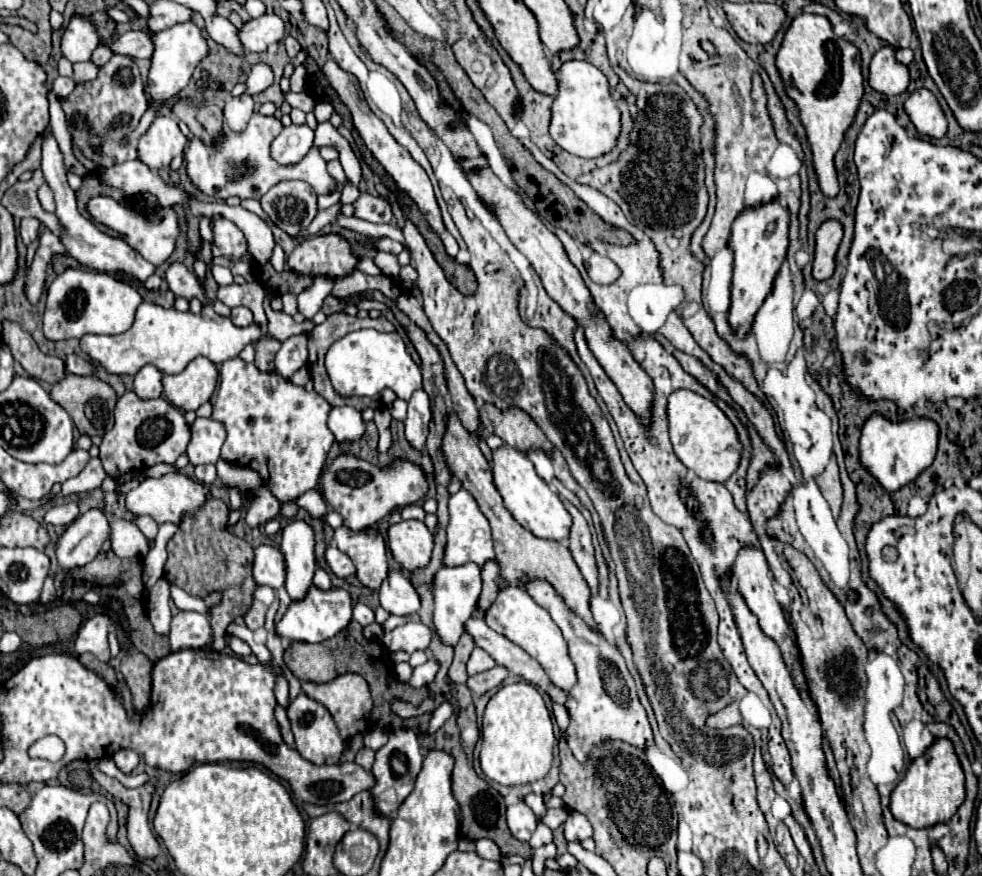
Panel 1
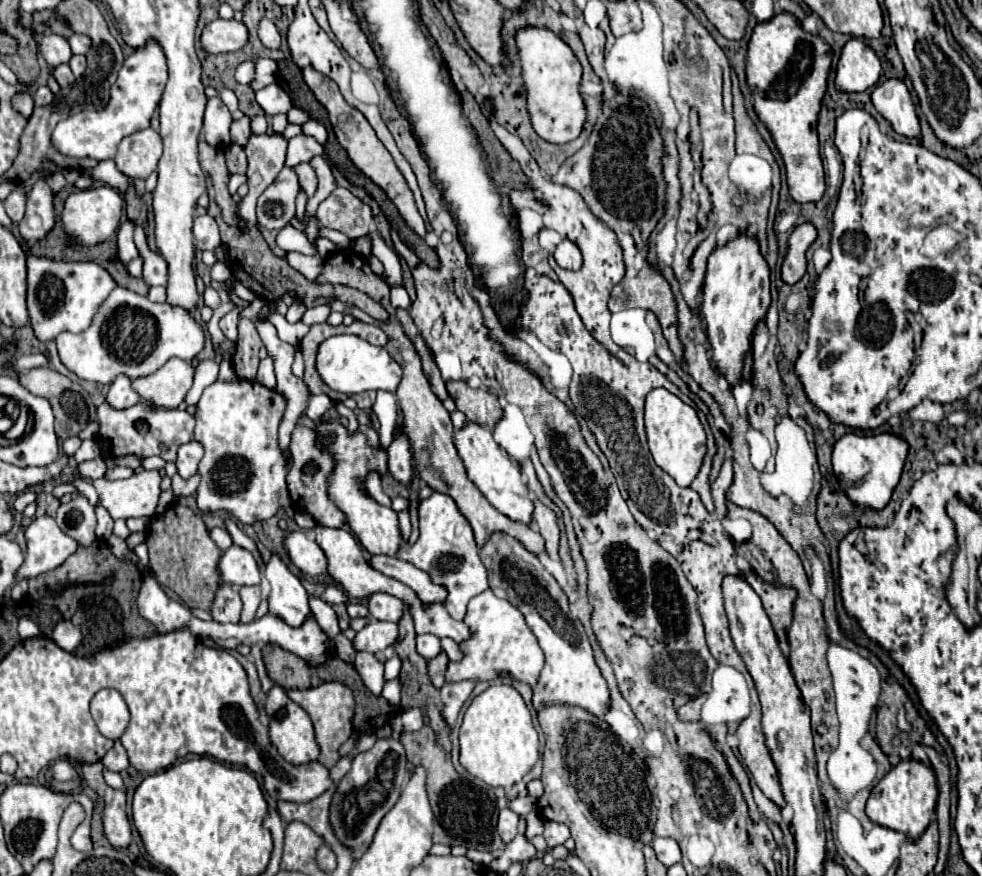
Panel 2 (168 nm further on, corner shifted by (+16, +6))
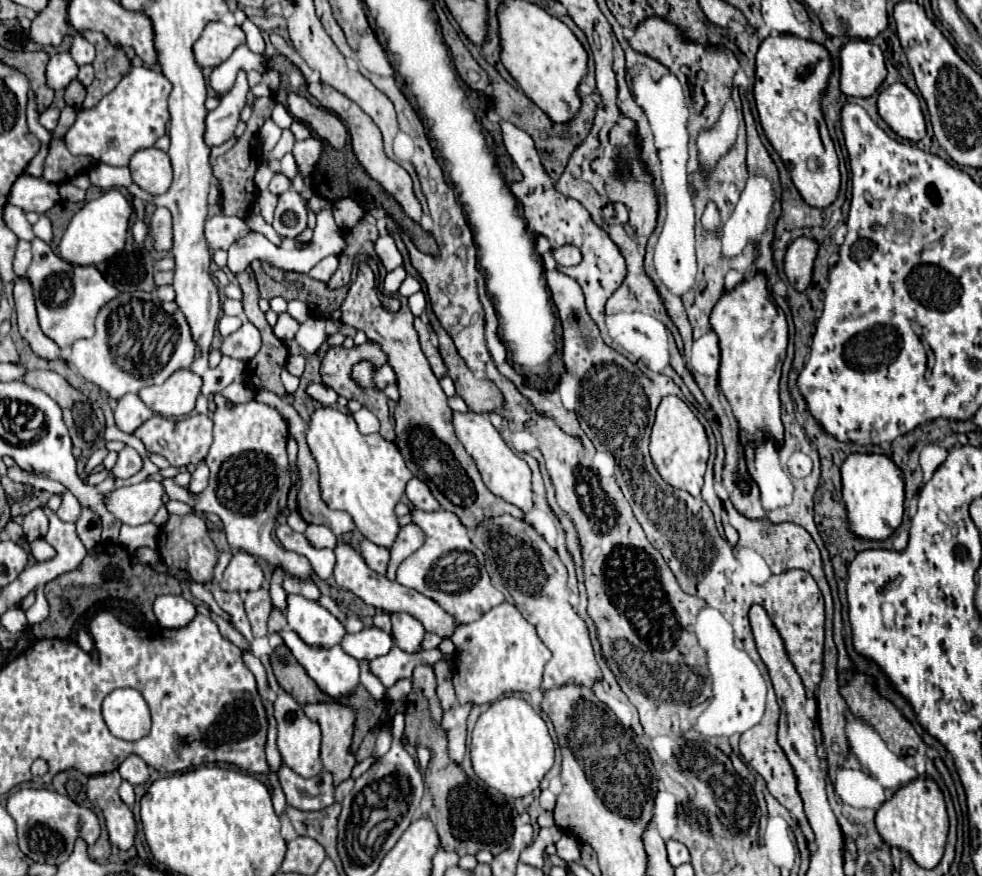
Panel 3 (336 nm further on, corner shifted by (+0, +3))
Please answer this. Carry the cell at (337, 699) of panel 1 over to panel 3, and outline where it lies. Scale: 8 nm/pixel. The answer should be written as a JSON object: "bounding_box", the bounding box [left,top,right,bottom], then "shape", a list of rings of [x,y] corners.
{"bounding_box":[304,701,356,787],"shape":[[[336,701],[304,705],[308,719],[316,721],[322,729],[322,747],[320,759],[322,769],[332,773],[334,787],[350,777],[352,767],[356,765],[354,755],[350,753],[352,731],[354,731],[354,711]]]}

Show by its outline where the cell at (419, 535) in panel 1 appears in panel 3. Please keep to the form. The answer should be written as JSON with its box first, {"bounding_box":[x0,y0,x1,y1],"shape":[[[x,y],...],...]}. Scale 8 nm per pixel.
{"bounding_box":[306,407,412,549],"shape":[[[320,407],[312,413],[306,443],[318,463],[322,501],[330,509],[346,511],[368,541],[388,549],[400,531],[394,507],[404,495],[408,479],[412,479],[398,447],[378,433],[362,435],[352,415],[340,413],[334,407]]]}

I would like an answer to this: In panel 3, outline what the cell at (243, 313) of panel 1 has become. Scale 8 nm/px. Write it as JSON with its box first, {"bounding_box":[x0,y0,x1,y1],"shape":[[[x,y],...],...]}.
{"bounding_box":[222,321,260,363],"shape":[[[244,321],[244,325],[238,331],[224,337],[222,341],[222,353],[242,363],[248,363],[258,351],[260,351],[260,331],[250,321]]]}

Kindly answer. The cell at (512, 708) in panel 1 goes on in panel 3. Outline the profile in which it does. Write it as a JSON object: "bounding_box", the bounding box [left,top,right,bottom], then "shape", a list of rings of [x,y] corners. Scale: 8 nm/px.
{"bounding_box":[472,697,555,797],"shape":[[[504,697],[484,711],[472,731],[472,767],[478,779],[506,797],[526,797],[538,789],[555,760],[555,744],[544,719],[520,697]]]}

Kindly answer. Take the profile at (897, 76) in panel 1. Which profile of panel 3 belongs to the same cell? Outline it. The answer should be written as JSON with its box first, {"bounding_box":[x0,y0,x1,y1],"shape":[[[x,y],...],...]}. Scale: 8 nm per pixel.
{"bounding_box":[840,41,886,97],"shape":[[[848,41],[840,49],[840,89],[850,97],[870,97],[886,79],[880,47],[870,41]]]}

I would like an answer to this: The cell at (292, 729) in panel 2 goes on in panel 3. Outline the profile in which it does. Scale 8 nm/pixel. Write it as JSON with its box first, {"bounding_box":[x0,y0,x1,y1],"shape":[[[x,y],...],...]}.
{"bounding_box":[274,691,322,779],"shape":[[[278,691],[278,697],[274,701],[274,719],[278,725],[278,737],[276,737],[276,745],[278,751],[282,755],[282,763],[288,765],[294,773],[298,773],[300,777],[308,779],[314,777],[322,771],[322,763],[320,763],[320,727],[318,723],[310,721],[302,707],[294,701],[294,697],[286,691]]]}

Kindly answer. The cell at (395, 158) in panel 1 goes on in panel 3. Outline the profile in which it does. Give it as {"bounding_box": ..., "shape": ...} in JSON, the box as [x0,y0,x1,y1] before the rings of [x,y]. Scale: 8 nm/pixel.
{"bounding_box":[308,83,422,221],"shape":[[[312,83],[312,85],[308,85],[308,91],[310,91],[310,95],[314,95],[314,97],[318,99],[318,103],[320,103],[326,111],[330,111],[330,113],[334,113],[334,115],[340,117],[340,121],[344,123],[344,127],[346,127],[348,133],[350,133],[350,139],[352,139],[352,151],[354,151],[358,163],[366,169],[366,173],[368,173],[374,181],[378,181],[378,183],[380,183],[380,185],[382,185],[382,187],[384,187],[384,189],[386,189],[386,191],[402,205],[404,213],[406,213],[410,219],[420,221],[422,209],[420,209],[418,199],[416,199],[414,193],[412,193],[412,179],[410,179],[410,175],[408,175],[396,161],[392,161],[392,159],[386,157],[384,147],[382,147],[382,135],[380,135],[380,129],[372,123],[372,119],[368,119],[368,115],[366,115],[356,103],[352,103],[348,97],[344,97],[342,93],[338,93],[338,91],[332,89],[330,85]]]}

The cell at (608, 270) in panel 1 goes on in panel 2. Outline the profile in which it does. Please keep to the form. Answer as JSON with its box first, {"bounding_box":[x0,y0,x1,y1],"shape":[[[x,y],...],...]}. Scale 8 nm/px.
{"bounding_box":[554,240,582,270],"shape":[[[564,240],[556,252],[554,252],[556,262],[566,268],[566,270],[576,270],[582,264],[582,256],[580,256],[580,248],[576,248],[576,244],[572,244],[570,240]]]}

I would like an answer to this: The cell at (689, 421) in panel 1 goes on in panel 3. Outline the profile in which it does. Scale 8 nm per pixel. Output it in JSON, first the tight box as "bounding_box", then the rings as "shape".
{"bounding_box":[650,397,708,497],"shape":[[[664,397],[658,405],[656,419],[650,433],[650,457],[660,473],[660,477],[676,489],[688,491],[692,497],[700,495],[702,479],[706,471],[708,461],[708,437],[696,415],[690,411],[690,407],[680,401],[678,397]]]}

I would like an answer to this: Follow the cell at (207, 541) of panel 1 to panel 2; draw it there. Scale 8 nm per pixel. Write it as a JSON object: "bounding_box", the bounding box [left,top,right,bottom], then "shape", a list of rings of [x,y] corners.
{"bounding_box":[146,502,222,612],"shape":[[[174,502],[166,510],[162,520],[152,518],[146,536],[146,546],[150,554],[150,570],[156,576],[158,584],[174,590],[186,606],[210,612],[216,588],[220,588],[218,562],[222,558],[222,550],[210,538],[204,520],[188,506]]]}

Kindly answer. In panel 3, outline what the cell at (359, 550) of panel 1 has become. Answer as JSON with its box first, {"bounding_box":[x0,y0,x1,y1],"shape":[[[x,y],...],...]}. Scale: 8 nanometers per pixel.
{"bounding_box":[334,545,456,637],"shape":[[[338,545],[338,547],[334,549],[334,553],[336,553],[334,579],[336,579],[336,583],[338,583],[342,589],[352,591],[356,597],[360,597],[364,603],[368,603],[368,605],[372,605],[372,607],[376,607],[376,609],[384,609],[388,615],[408,613],[408,615],[412,615],[414,619],[418,619],[418,621],[424,625],[426,631],[436,633],[436,635],[440,635],[440,637],[450,637],[450,635],[454,633],[456,623],[454,623],[452,615],[448,615],[436,601],[432,601],[432,599],[420,595],[418,591],[412,591],[412,589],[408,589],[408,587],[402,587],[402,585],[396,583],[396,581],[388,581],[384,575],[372,571],[372,569],[364,563],[362,555],[360,555],[356,549],[352,549],[350,545]]]}

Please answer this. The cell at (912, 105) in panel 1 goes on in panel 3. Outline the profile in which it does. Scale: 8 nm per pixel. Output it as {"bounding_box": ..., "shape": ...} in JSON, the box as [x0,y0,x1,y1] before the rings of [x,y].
{"bounding_box":[878,83,926,141],"shape":[[[894,83],[878,95],[878,113],[902,139],[920,141],[926,135],[920,101],[904,83]]]}

